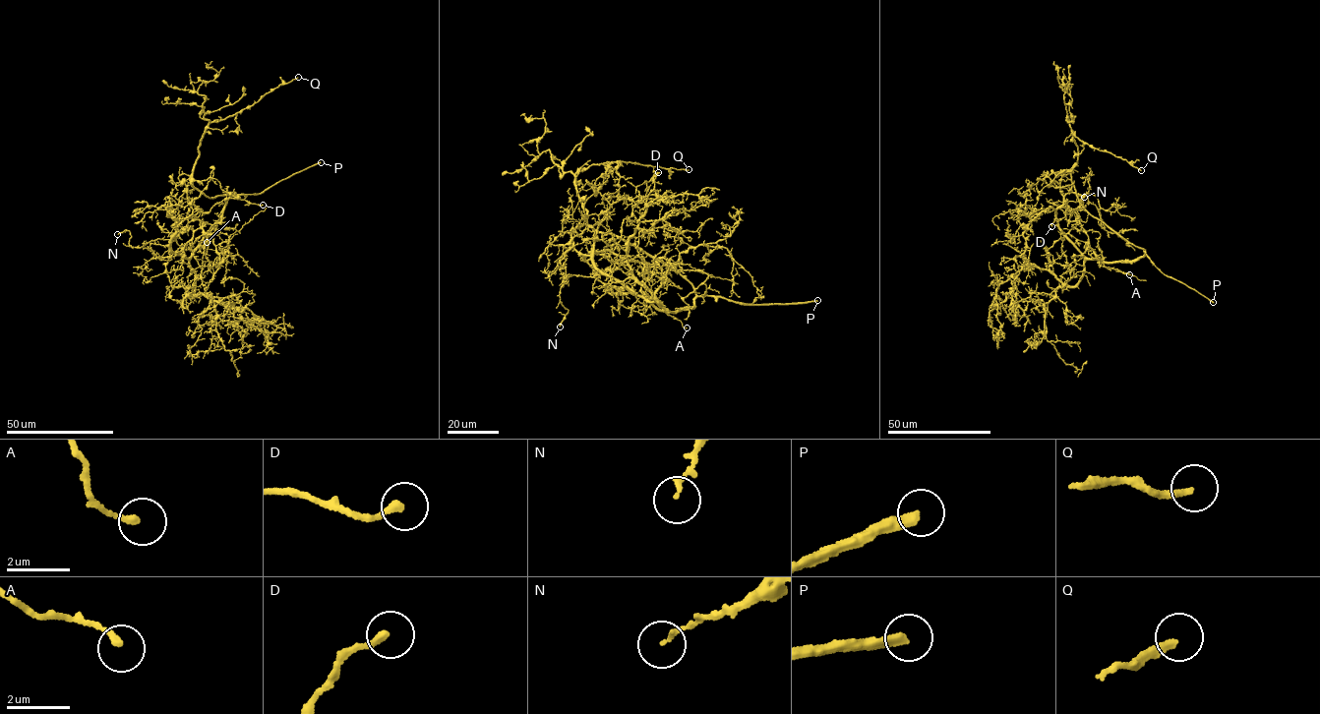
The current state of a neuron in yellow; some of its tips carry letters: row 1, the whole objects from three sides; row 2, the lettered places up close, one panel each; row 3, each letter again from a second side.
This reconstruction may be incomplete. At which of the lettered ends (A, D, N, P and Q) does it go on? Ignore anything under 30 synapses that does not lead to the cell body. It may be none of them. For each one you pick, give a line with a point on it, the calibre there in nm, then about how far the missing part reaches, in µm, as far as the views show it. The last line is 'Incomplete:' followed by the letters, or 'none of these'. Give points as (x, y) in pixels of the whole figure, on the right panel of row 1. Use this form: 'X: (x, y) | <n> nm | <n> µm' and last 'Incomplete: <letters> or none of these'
P: (1213, 302) | 300 nm | 400 µm
Q: (1141, 170) | 200 nm | 25 µm
Incomplete: P, Q

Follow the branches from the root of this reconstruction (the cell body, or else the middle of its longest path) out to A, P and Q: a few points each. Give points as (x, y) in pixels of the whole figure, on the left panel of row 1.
A: (229, 199), (190, 257), (171, 246), (191, 215), (212, 228), (191, 251), (207, 242)
P: (229, 199), (238, 194), (261, 193), (321, 162)
Q: (229, 199), (236, 193), (210, 198), (192, 183), (193, 166), (205, 127), (251, 107), (268, 92), (298, 77)

